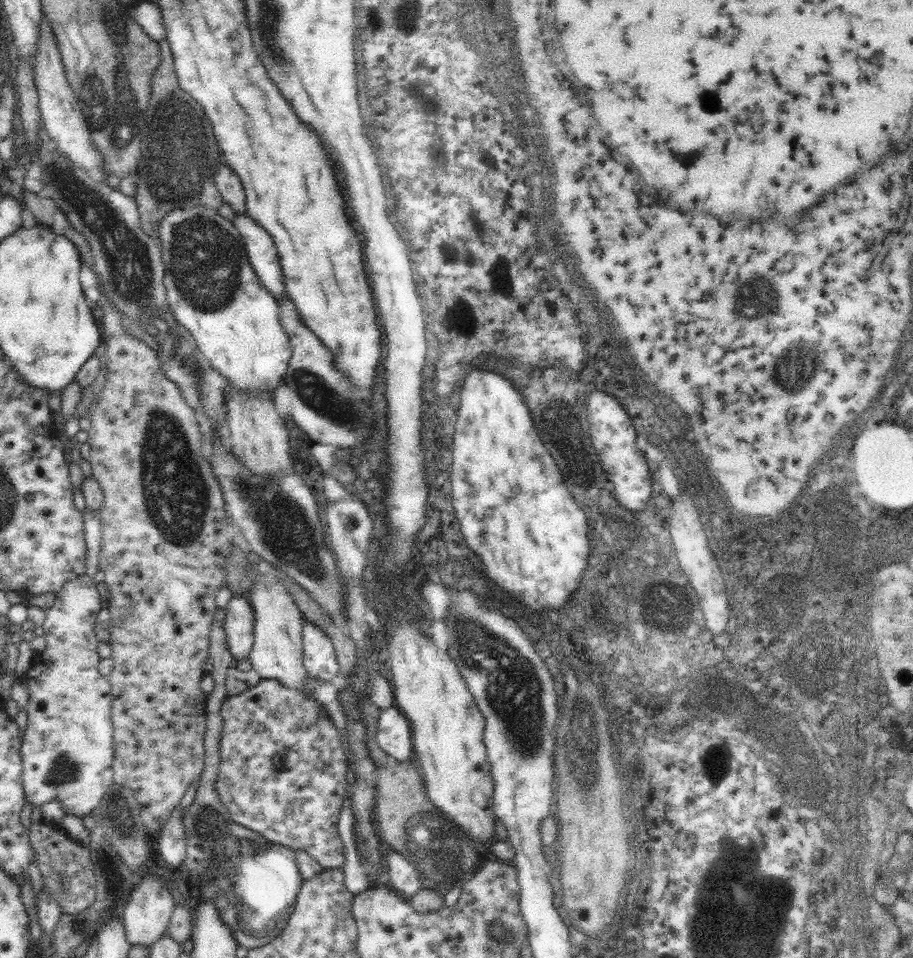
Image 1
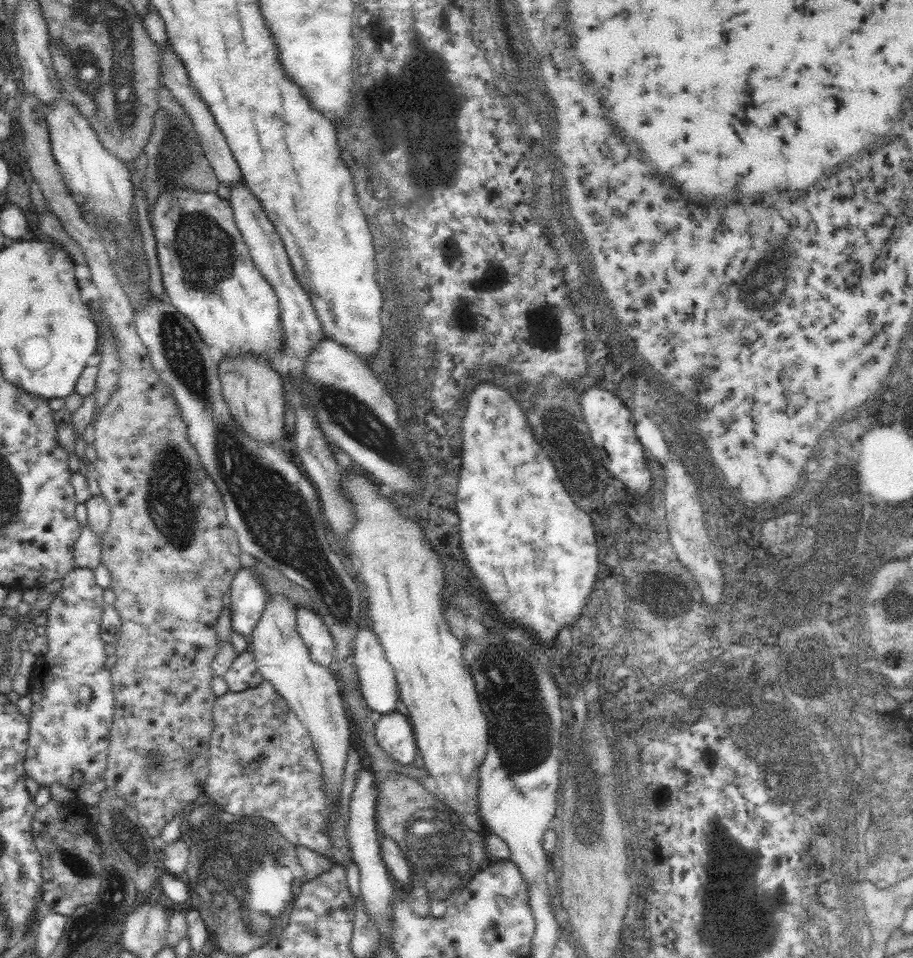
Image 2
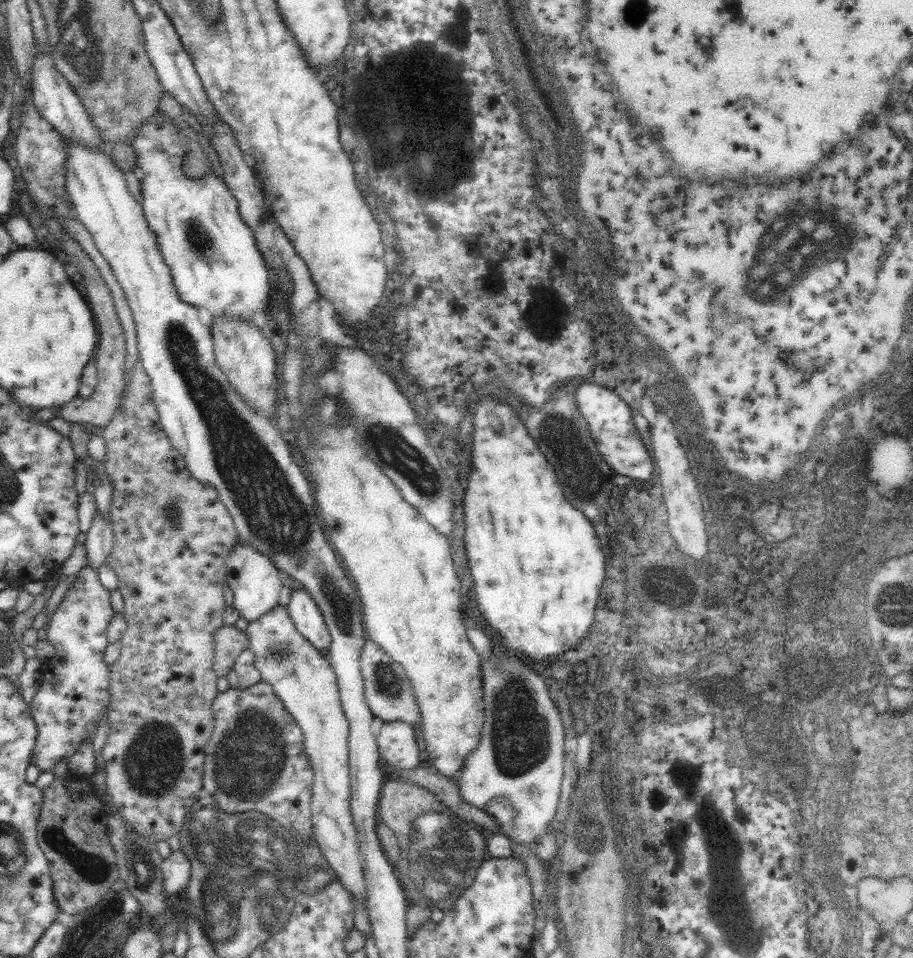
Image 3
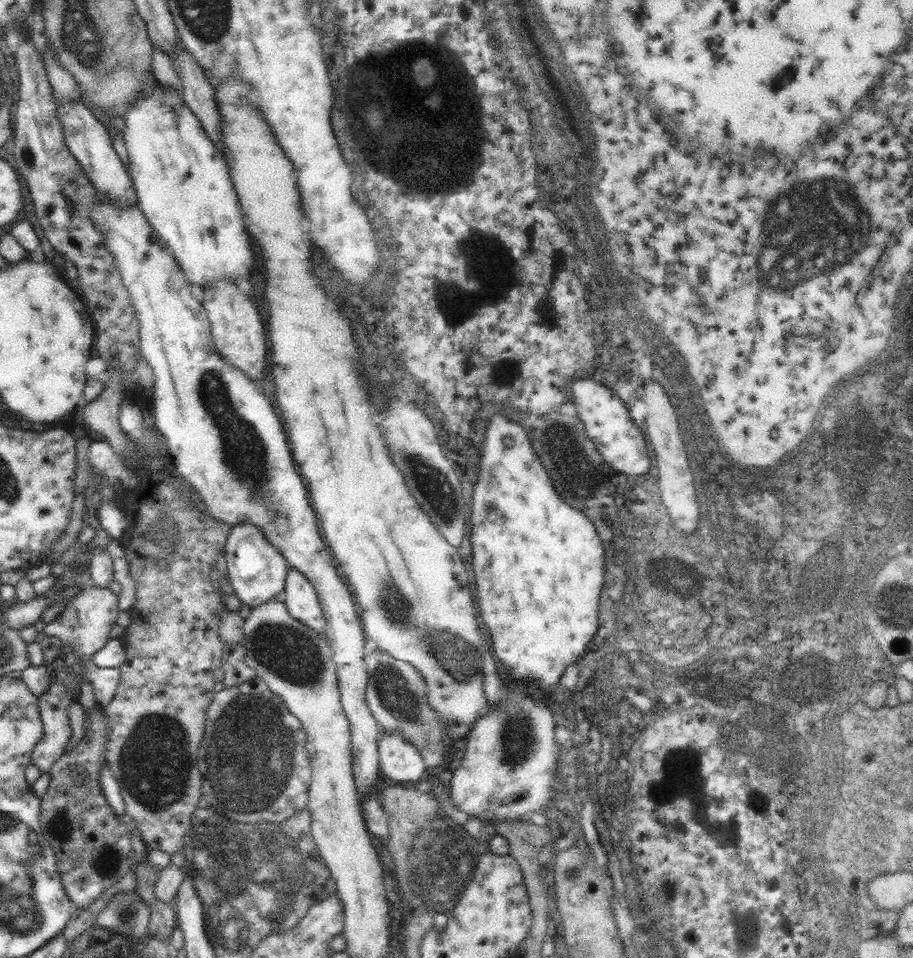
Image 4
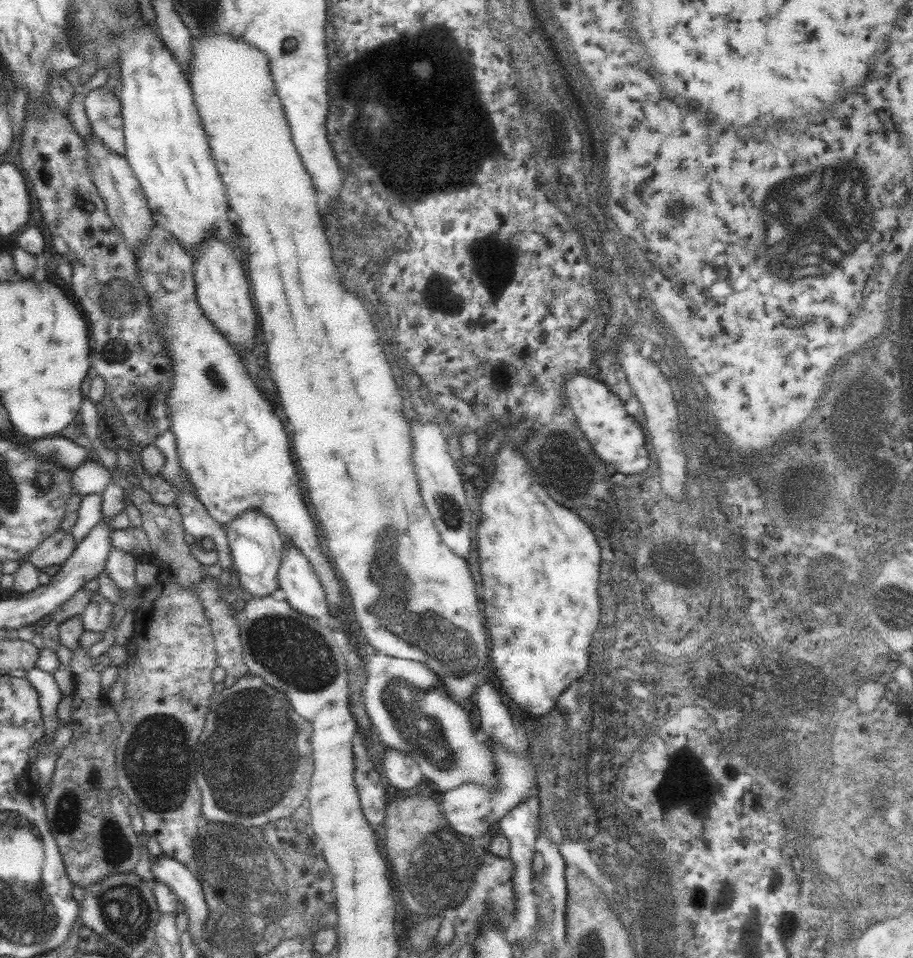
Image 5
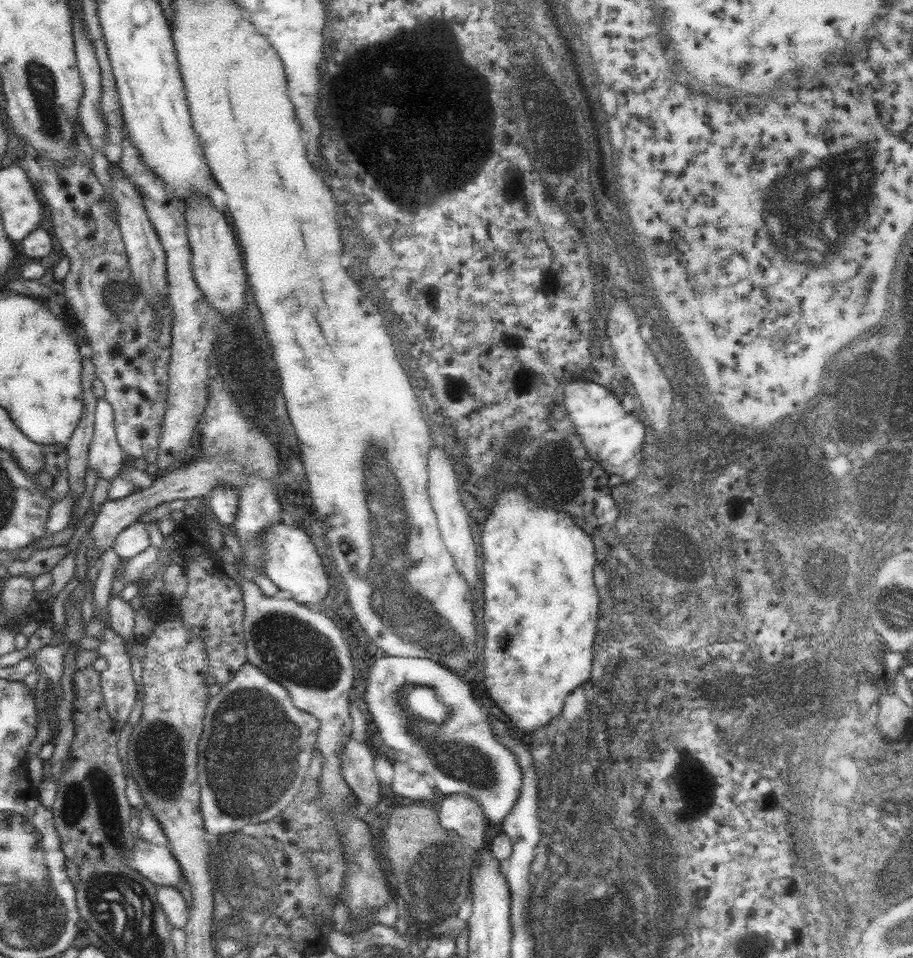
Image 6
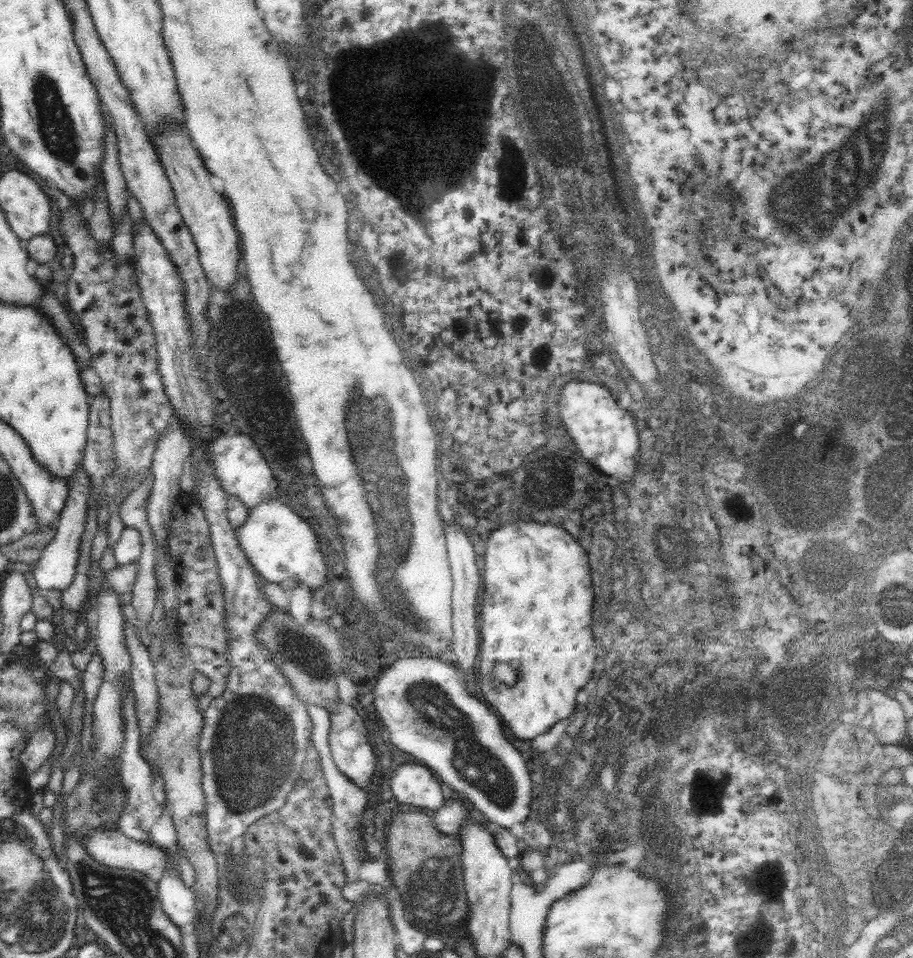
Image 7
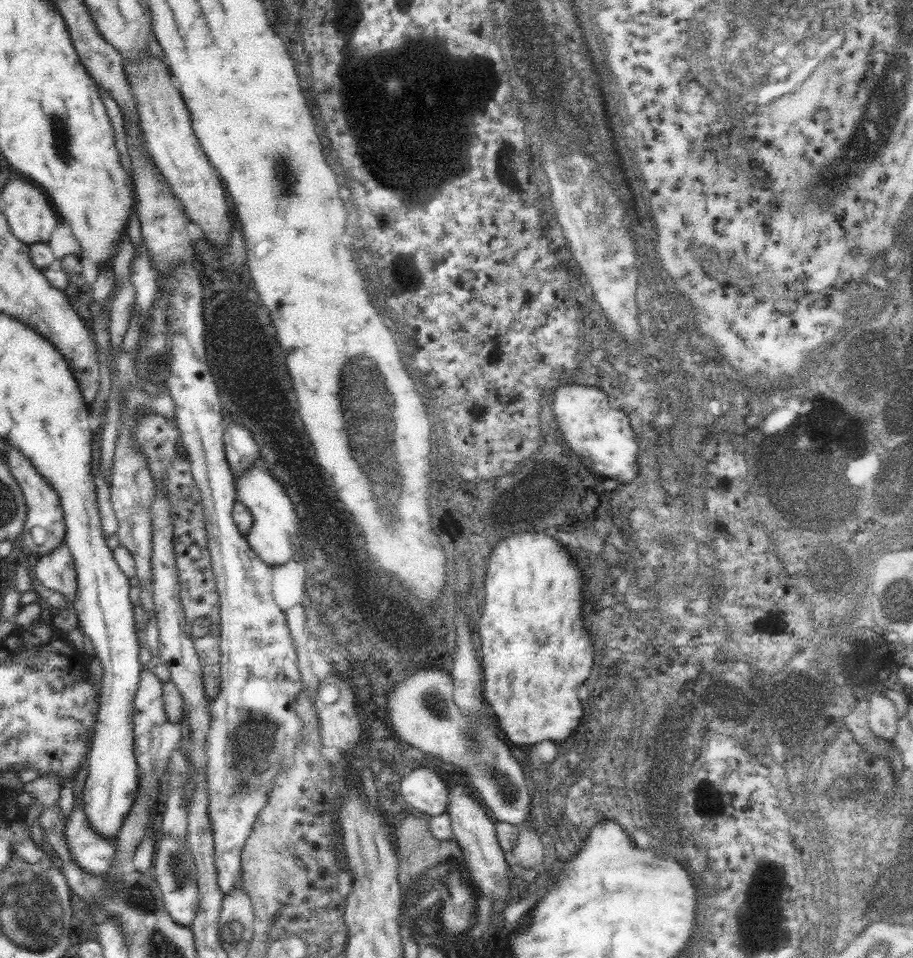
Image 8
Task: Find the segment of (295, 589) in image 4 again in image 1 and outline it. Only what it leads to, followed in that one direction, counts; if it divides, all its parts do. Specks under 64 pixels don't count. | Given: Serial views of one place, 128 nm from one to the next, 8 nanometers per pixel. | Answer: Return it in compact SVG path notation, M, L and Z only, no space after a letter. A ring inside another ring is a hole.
M305 618L303 622L303 663L308 676L330 682L339 680L339 664L332 639L310 619Z

